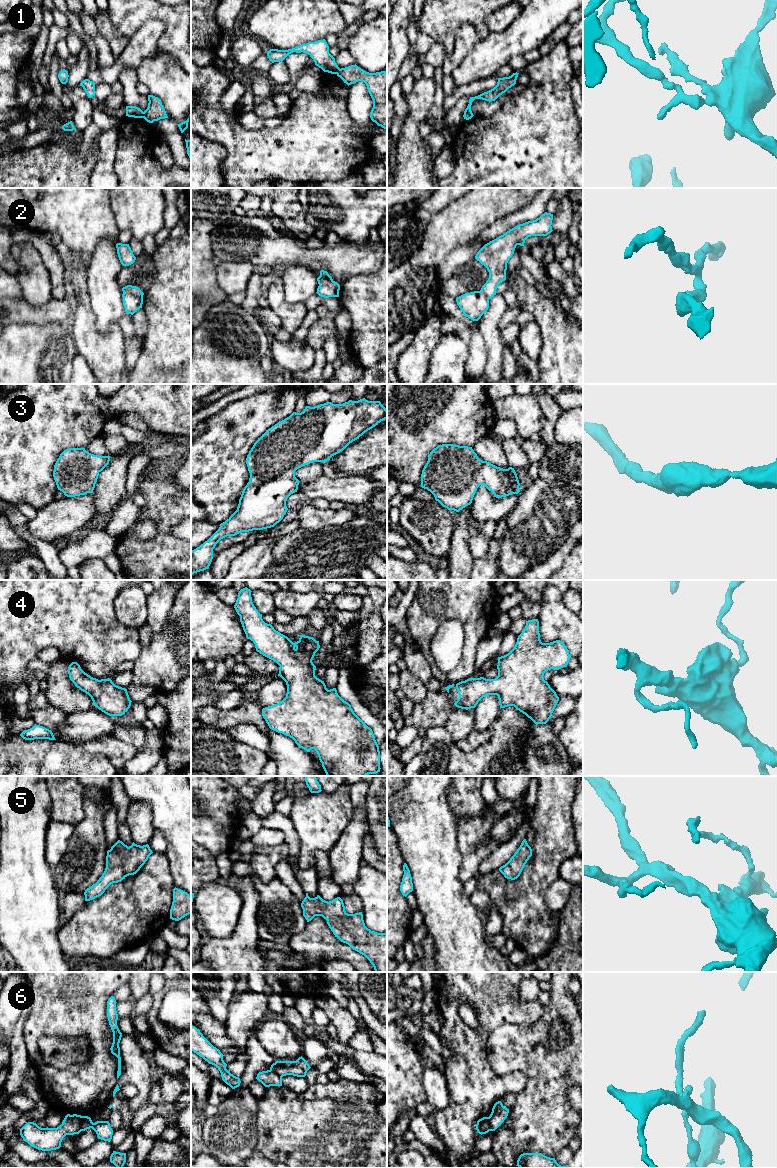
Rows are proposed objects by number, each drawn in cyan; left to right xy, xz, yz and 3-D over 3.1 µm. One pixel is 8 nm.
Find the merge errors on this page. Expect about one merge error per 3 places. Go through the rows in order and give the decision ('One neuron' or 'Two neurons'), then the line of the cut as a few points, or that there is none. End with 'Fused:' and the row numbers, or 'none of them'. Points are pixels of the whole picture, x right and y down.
1: Two neurons. Split along xy (144, 112), (141, 117)
2: One neuron. No split
3: One neuron. No split
4: One neuron. No split
5: One neuron. No split
6: Two neurons. Split along xy (86, 1116), (82, 1121), (80, 1130)
Fused: 1, 6

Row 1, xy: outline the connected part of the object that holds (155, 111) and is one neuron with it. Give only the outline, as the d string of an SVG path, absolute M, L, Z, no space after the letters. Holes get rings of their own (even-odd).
M148 95L148 107L144 111L143 117L147 122L153 123L160 119L168 118L162 102L158 97Z

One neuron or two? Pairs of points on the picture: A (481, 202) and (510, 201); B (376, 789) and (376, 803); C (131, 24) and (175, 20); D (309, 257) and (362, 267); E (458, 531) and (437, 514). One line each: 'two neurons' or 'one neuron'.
A: one neuron
B: one neuron
C: one neuron
D: one neuron
E: two neurons

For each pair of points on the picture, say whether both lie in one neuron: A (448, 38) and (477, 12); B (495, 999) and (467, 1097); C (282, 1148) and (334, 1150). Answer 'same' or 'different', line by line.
A: same
B: same
C: same

